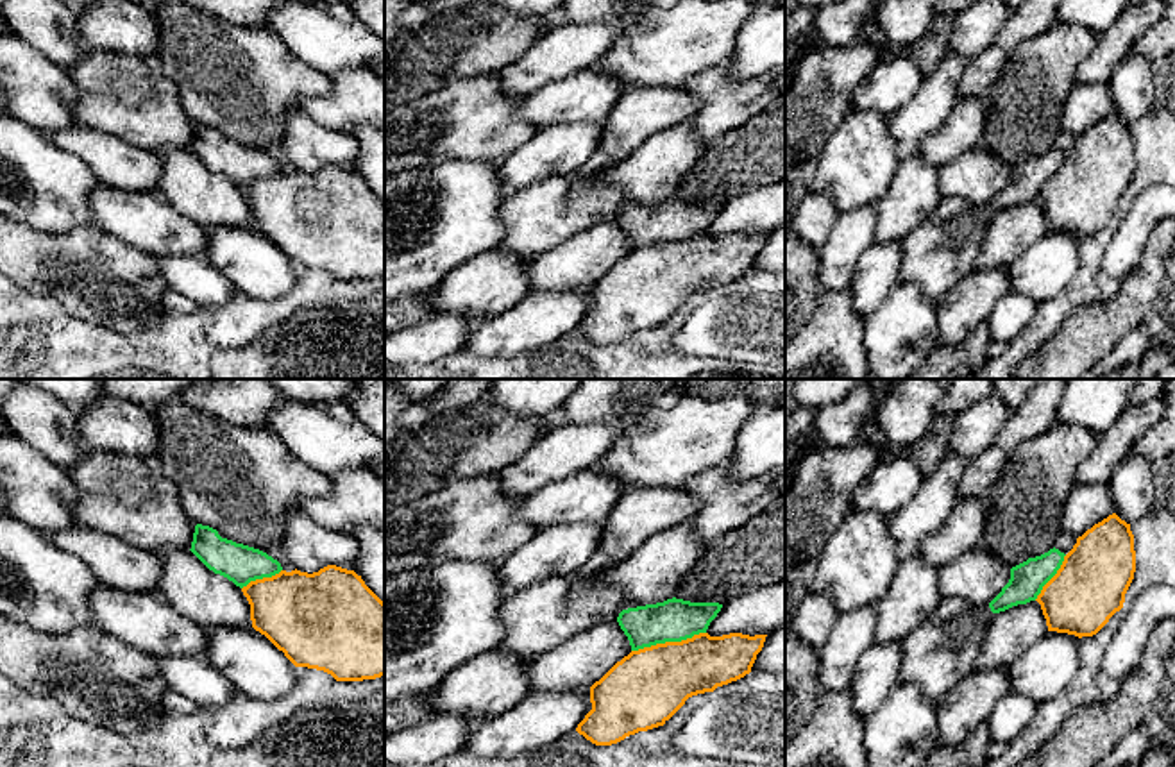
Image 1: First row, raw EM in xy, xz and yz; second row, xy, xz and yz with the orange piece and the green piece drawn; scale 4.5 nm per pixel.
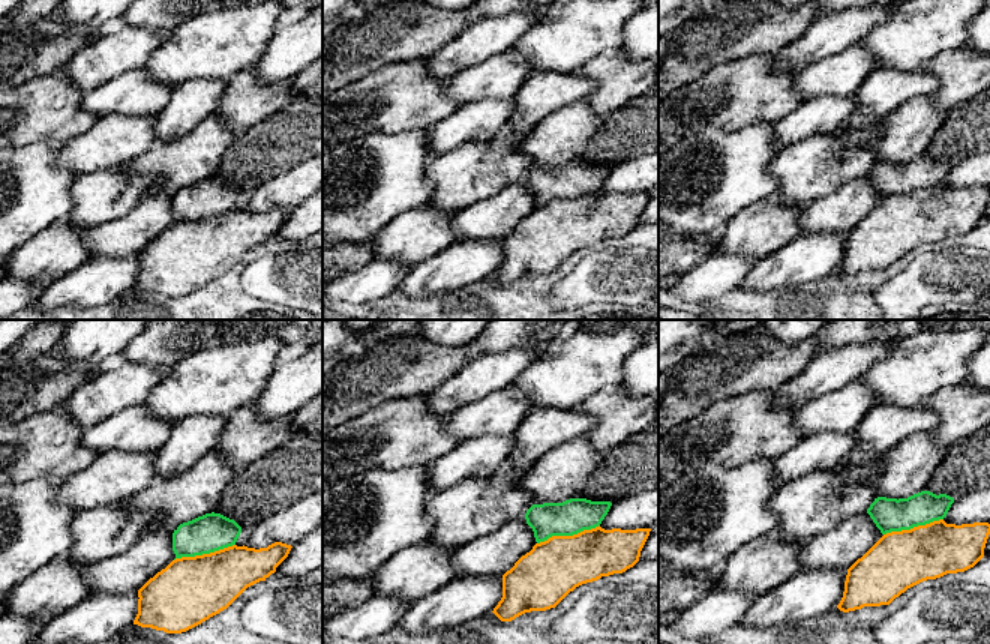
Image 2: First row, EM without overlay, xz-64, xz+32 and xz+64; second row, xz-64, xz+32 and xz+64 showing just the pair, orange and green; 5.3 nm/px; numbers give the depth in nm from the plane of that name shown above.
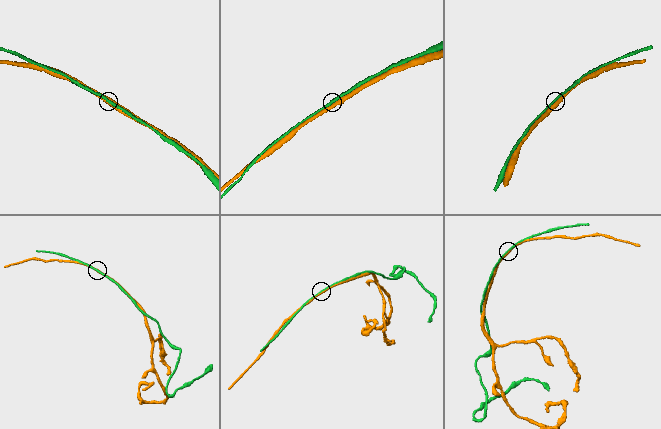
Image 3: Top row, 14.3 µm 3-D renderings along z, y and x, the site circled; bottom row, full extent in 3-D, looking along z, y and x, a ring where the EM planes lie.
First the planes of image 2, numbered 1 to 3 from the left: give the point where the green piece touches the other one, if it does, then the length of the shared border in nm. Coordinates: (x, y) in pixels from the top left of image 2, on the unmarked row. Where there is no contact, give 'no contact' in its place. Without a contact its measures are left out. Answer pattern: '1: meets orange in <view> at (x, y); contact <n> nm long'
1: meets orange in xz-64 at (204, 218); contact 340 nm long
2: meets orange in xz+32 at (567, 200); contact 360 nm long
3: meets orange in xz+64 at (914, 191); contact 340 nm long

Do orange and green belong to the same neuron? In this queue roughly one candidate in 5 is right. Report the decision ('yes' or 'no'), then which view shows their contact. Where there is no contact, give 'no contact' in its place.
no | xz

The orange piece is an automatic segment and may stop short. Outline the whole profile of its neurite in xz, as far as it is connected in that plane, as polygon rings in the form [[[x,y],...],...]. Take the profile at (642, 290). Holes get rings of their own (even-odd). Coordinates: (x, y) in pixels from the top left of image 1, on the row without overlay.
[[[699,232],[631,250],[590,286],[592,309],[576,331],[596,345],[612,345],[664,325],[689,297],[749,274],[765,236]]]

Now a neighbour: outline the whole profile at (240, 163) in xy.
[[[197,123],[190,148],[209,170],[243,188],[250,181],[272,177],[283,170],[266,152],[222,138],[216,129]]]

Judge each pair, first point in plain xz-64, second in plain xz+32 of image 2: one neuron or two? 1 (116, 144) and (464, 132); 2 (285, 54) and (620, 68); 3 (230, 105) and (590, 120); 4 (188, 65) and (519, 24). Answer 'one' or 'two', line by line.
1: one
2: two
3: two
4: two

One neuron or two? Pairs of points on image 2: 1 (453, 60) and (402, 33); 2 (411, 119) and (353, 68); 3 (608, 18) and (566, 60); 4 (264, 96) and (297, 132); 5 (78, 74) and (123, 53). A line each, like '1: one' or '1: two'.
1: two
2: two
3: one
4: two
5: one

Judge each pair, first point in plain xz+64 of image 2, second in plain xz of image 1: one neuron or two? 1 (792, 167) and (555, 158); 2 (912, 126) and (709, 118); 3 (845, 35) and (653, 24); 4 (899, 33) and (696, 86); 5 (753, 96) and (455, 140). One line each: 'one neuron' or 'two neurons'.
1: two neurons
2: two neurons
3: two neurons
4: two neurons
5: one neuron

